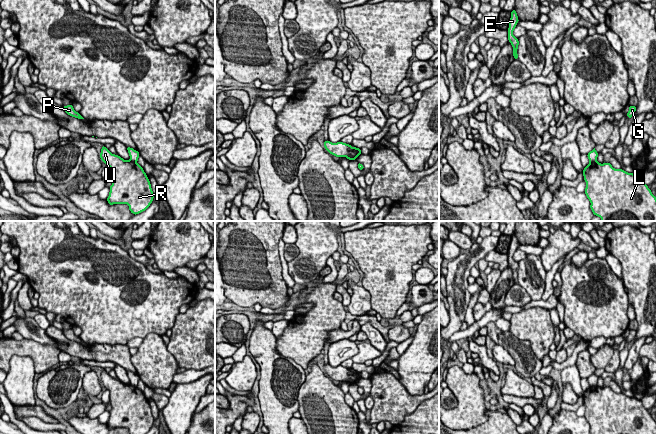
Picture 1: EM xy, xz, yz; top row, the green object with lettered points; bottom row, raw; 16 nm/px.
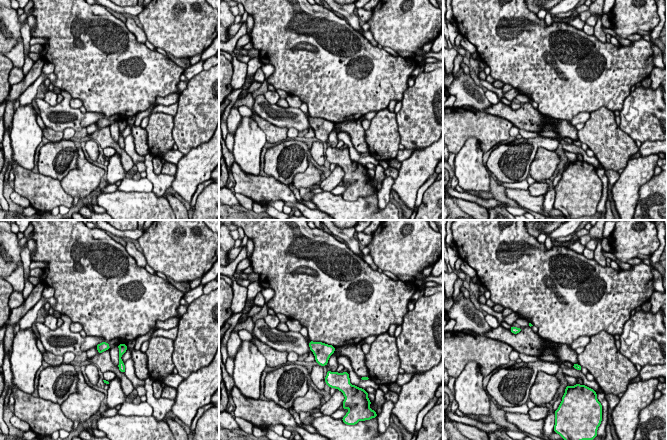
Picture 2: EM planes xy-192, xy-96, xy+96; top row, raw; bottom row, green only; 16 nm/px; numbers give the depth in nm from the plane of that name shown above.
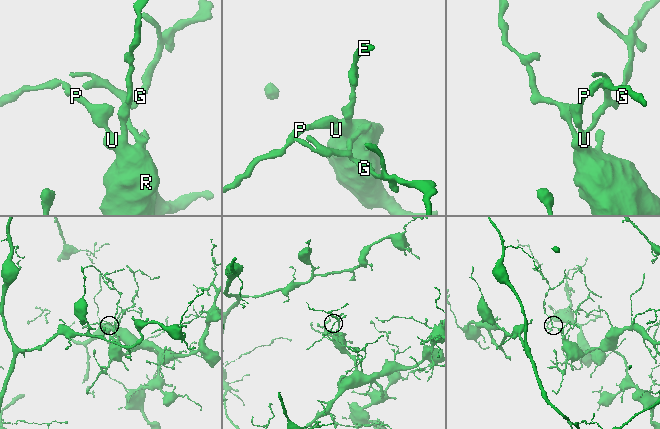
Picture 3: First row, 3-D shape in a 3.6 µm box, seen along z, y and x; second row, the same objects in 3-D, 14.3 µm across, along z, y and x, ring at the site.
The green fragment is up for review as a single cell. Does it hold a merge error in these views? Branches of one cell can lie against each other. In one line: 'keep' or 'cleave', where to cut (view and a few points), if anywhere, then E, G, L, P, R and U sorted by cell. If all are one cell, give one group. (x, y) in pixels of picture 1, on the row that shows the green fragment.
cleave | xy (130, 159), (136, 163) | E L P R U / G

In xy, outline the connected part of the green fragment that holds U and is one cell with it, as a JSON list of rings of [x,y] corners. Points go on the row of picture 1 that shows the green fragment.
[[[104,145],[100,158],[110,167],[112,185],[109,187],[108,204],[127,204],[134,215],[145,211],[152,203],[154,193],[143,167],[112,154]]]

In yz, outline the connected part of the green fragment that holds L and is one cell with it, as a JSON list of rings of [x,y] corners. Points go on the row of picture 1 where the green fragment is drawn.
[[[590,162],[583,170],[591,211],[601,221],[656,221],[656,197],[641,176],[615,169],[608,162]]]

